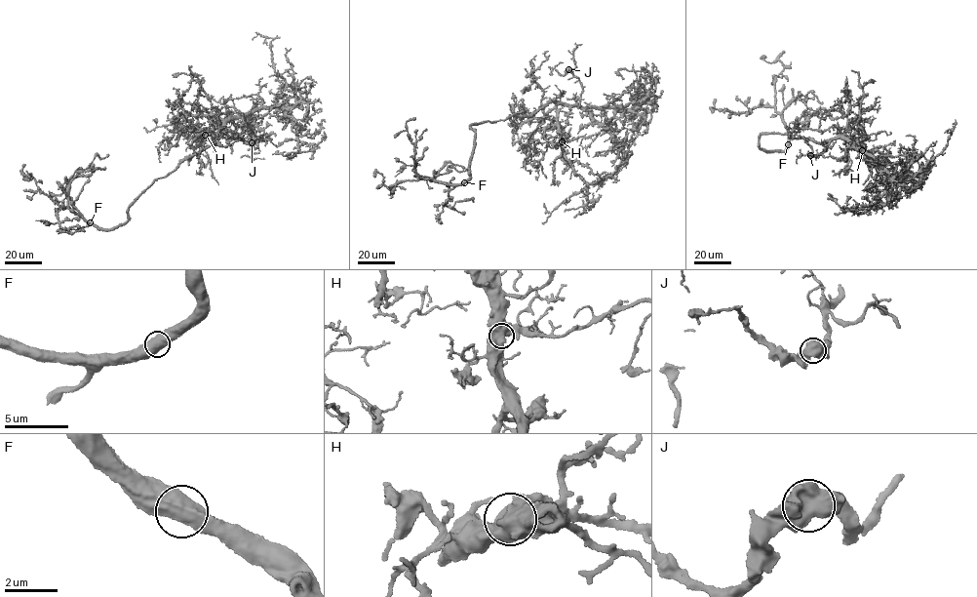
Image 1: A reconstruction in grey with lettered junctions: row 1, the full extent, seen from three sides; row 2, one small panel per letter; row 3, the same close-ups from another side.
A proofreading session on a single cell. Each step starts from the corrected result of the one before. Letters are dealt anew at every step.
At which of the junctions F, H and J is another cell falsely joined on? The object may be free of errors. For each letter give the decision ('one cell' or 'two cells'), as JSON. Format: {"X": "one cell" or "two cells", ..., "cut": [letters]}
{"F": "one cell", "H": "one cell", "J": "one cell", "cut": []}

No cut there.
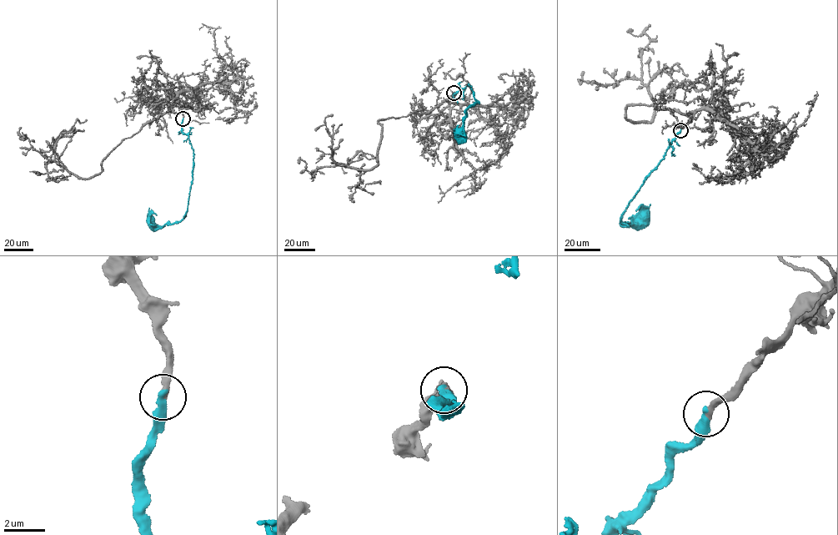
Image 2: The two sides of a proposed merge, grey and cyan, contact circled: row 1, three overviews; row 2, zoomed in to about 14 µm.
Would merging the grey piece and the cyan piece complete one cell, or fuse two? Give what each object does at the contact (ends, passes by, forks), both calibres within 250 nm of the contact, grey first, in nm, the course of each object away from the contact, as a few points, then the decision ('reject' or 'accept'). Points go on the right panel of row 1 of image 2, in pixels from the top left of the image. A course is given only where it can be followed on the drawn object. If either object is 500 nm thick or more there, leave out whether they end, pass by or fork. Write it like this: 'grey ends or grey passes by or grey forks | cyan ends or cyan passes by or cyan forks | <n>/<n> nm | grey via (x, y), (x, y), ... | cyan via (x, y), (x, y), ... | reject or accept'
grey ends | cyan ends | 280/400 nm | grey via (680, 130), (694, 111), (634, 103), (626, 118), (651, 120), (654, 105), (639, 79), (579, 84) | cyan via (680, 130), (656, 169), (647, 176), (629, 202), (621, 219), (627, 225), (621, 224), (640, 224), (643, 217) | accept

